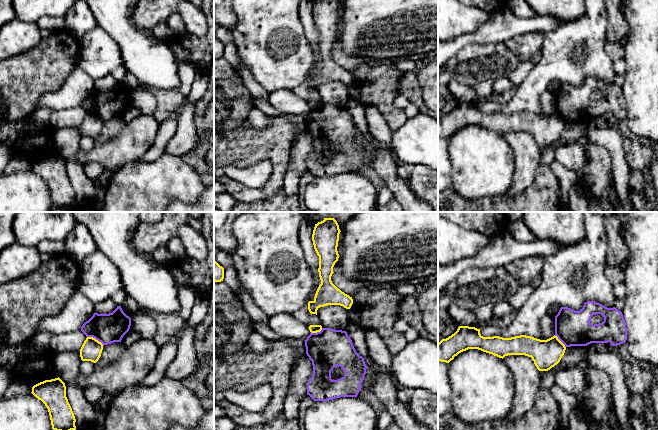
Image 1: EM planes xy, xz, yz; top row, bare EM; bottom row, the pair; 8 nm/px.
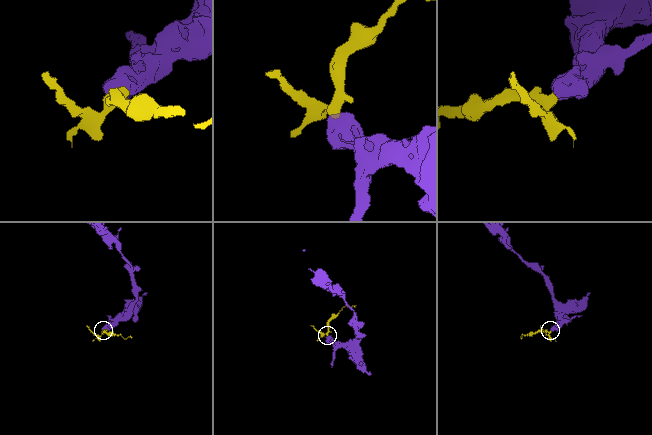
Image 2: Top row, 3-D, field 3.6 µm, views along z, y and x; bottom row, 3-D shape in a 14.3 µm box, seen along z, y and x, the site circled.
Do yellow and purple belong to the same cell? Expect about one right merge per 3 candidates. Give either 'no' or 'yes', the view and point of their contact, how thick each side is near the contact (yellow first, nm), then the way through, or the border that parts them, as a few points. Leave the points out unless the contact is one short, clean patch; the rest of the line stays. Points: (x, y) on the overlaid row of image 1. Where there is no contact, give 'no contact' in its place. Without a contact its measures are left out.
no | xy (94, 338) | 170/240 nm | along xy (87, 336), (94, 337), (103, 345)

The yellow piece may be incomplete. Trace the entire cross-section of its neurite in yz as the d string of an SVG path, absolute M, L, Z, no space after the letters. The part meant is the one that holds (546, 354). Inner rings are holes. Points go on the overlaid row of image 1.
M459 326L454 334L438 343L438 361L449 363L468 349L478 349L502 359L508 355L525 355L532 358L539 371L548 371L560 362L566 347L555 335L547 340L526 335L483 337L480 329Z

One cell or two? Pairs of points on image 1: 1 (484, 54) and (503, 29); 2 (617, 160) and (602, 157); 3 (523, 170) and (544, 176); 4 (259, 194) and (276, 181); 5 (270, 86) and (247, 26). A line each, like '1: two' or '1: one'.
1: two
2: two
3: two
4: one
5: one

